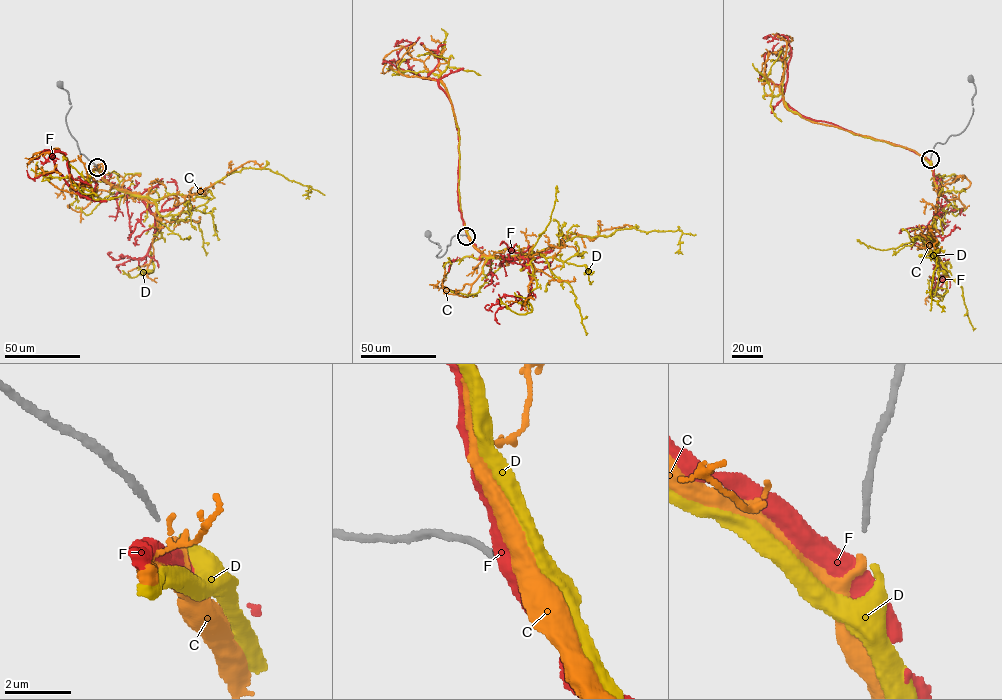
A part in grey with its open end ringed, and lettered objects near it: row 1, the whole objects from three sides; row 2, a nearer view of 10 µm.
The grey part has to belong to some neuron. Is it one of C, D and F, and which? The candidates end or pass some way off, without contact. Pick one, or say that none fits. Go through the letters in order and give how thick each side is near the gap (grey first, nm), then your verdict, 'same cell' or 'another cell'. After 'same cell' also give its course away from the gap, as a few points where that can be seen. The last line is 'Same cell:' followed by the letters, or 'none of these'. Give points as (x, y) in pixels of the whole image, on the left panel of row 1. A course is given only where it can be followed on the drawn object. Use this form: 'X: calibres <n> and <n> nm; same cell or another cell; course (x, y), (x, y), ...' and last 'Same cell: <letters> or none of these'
C: calibres 150 and 240 nm; same cell; course (97, 167), (92, 175), (97, 188), (88, 199), (57, 148), (30, 160), (27, 168)
D: calibres 150 and 300 nm; another cell
F: calibres 150 and 500 nm; another cell
Same cell: C

